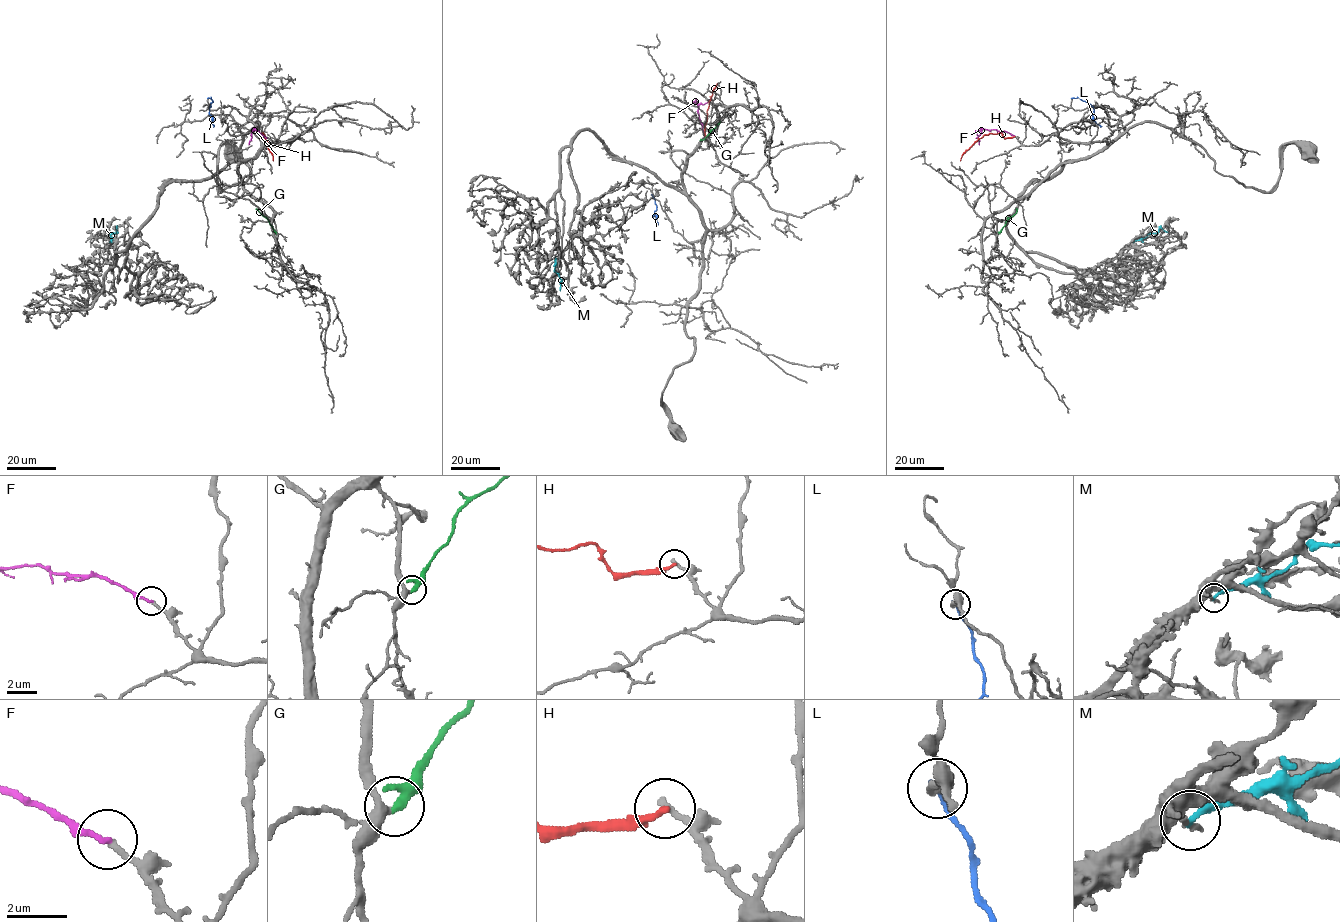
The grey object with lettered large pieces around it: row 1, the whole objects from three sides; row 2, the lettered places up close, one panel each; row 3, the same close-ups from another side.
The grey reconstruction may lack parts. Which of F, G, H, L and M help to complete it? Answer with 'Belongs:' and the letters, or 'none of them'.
Belongs: F

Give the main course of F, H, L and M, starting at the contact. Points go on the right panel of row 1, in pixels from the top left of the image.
F: (1014, 135), (1005, 131), (981, 129), (976, 132), (979, 144)
H: (1014, 136), (1005, 138), (1001, 133), (984, 135), (960, 160)
L: (1071, 98), (1079, 97), (1089, 103), (1093, 108), (1093, 120), (1101, 126)
M: (1134, 242), (1157, 232), (1159, 228), (1167, 232)

